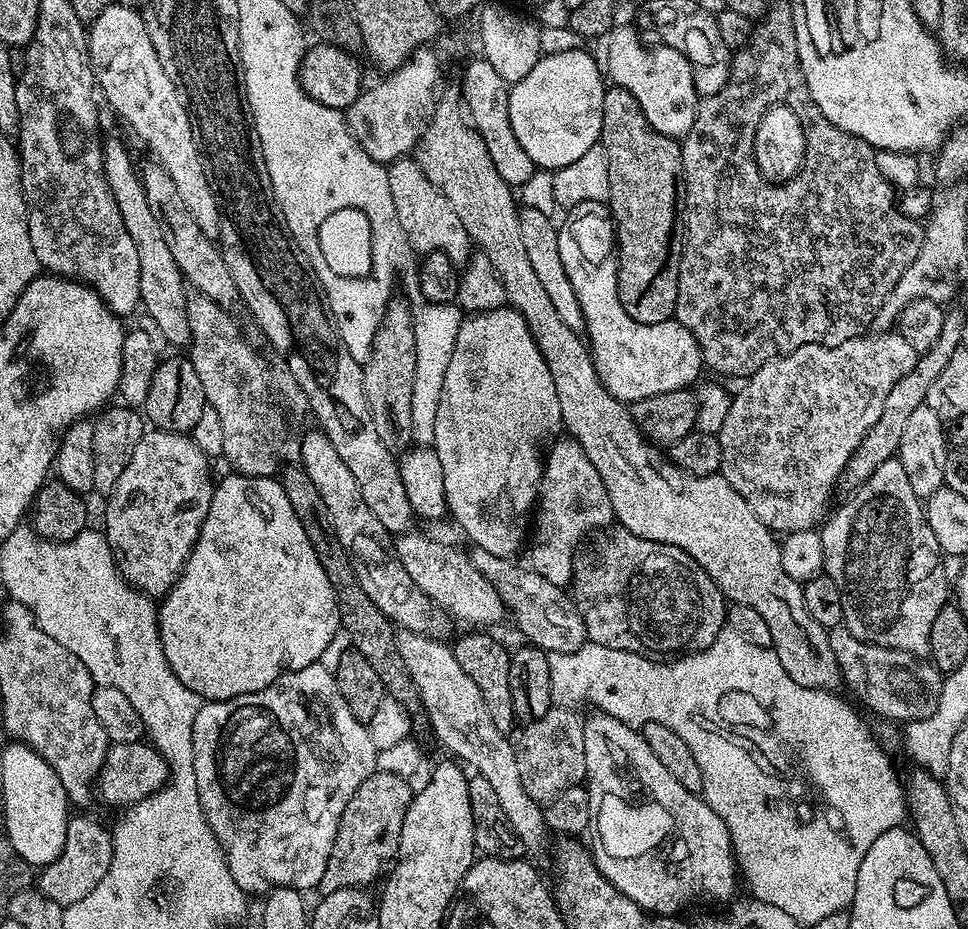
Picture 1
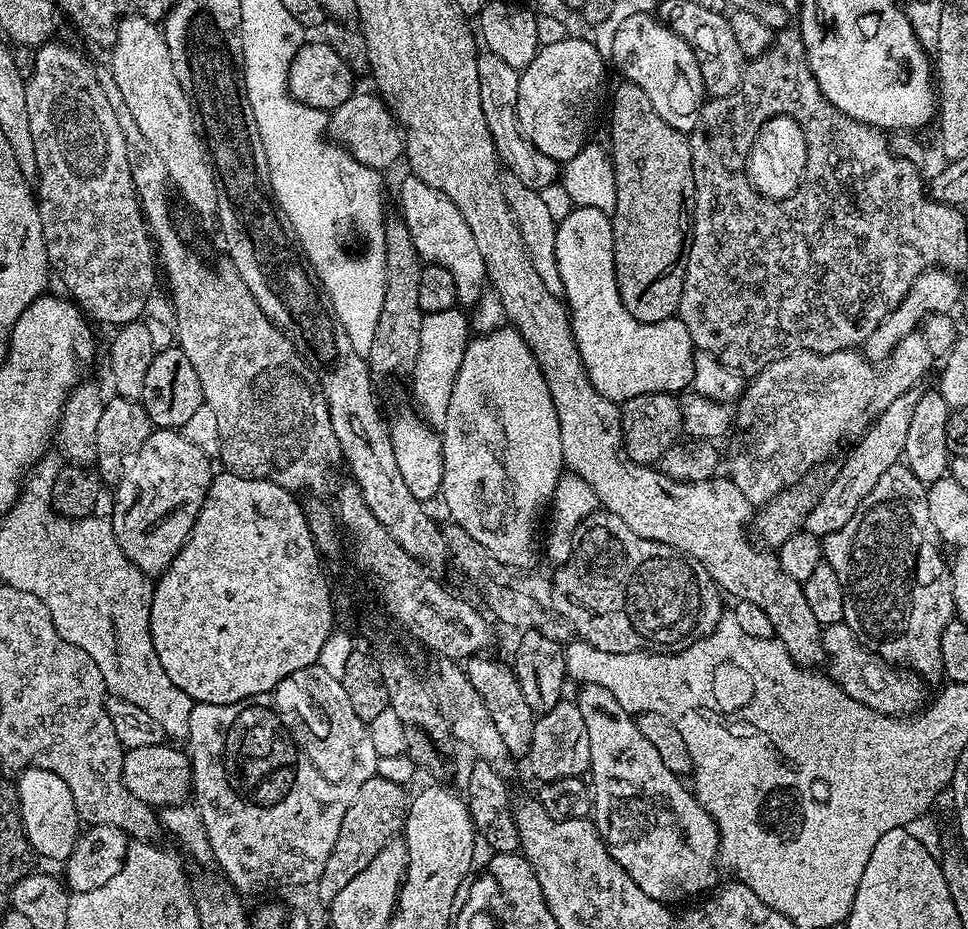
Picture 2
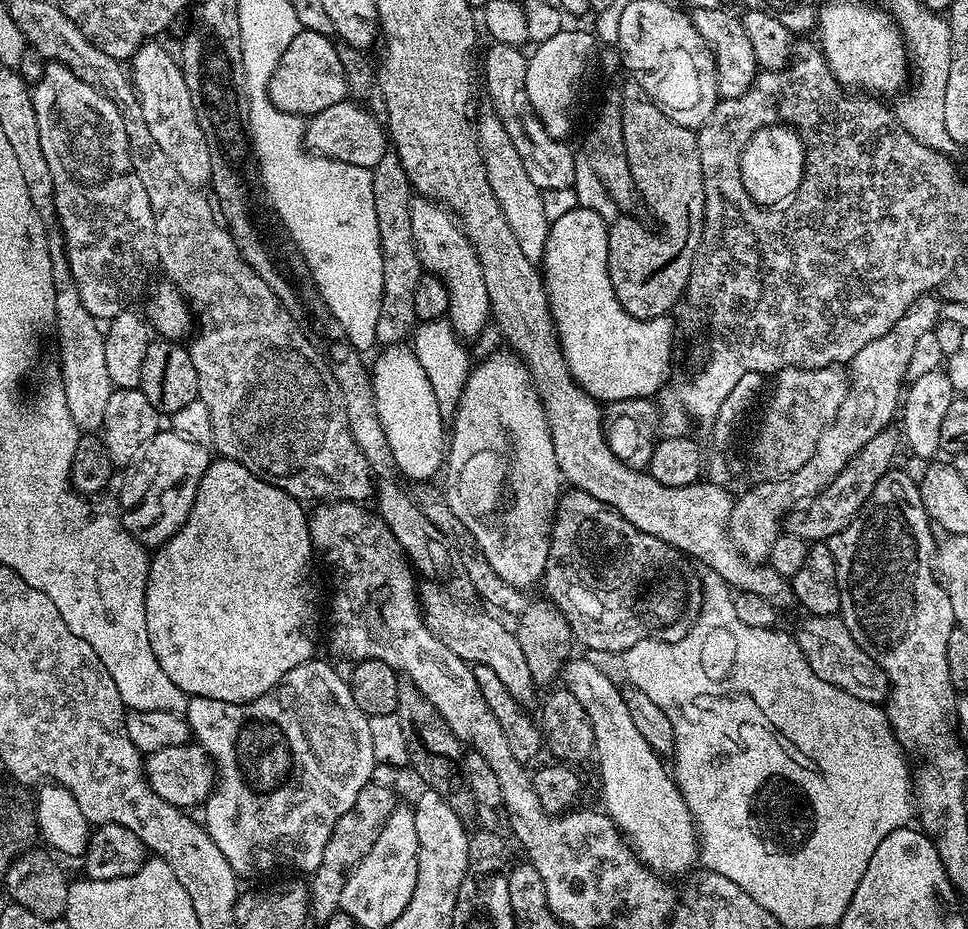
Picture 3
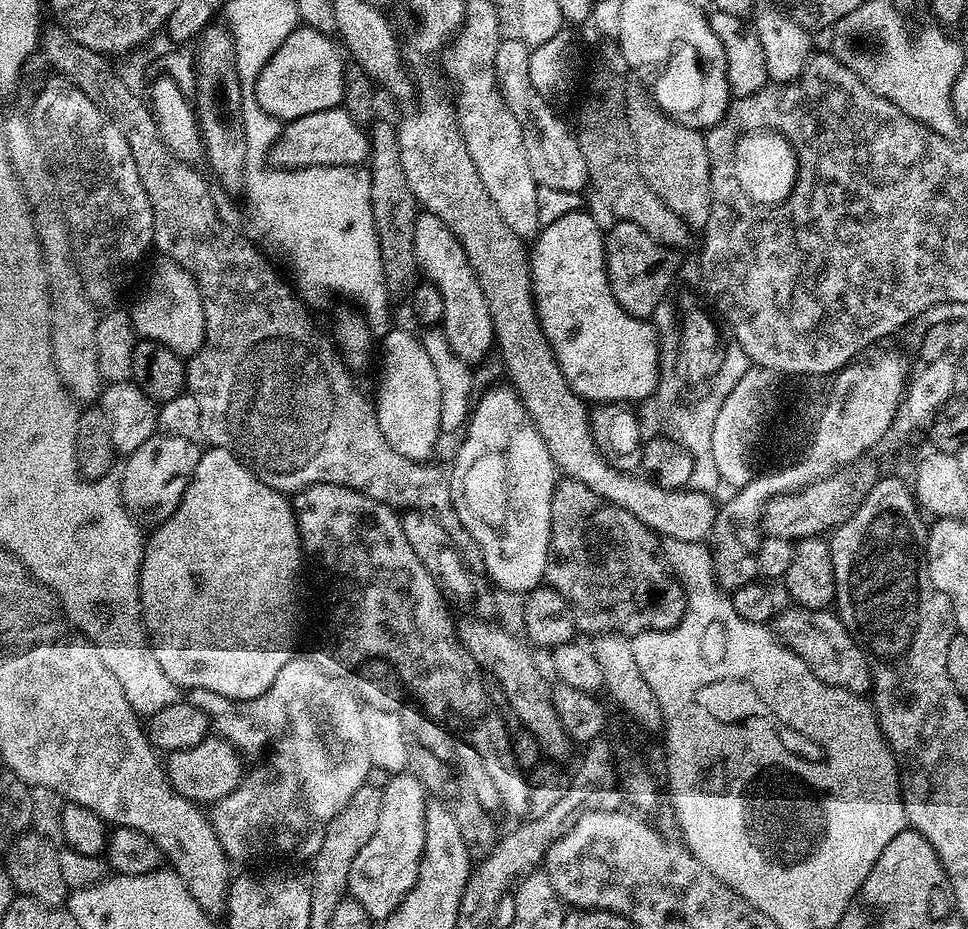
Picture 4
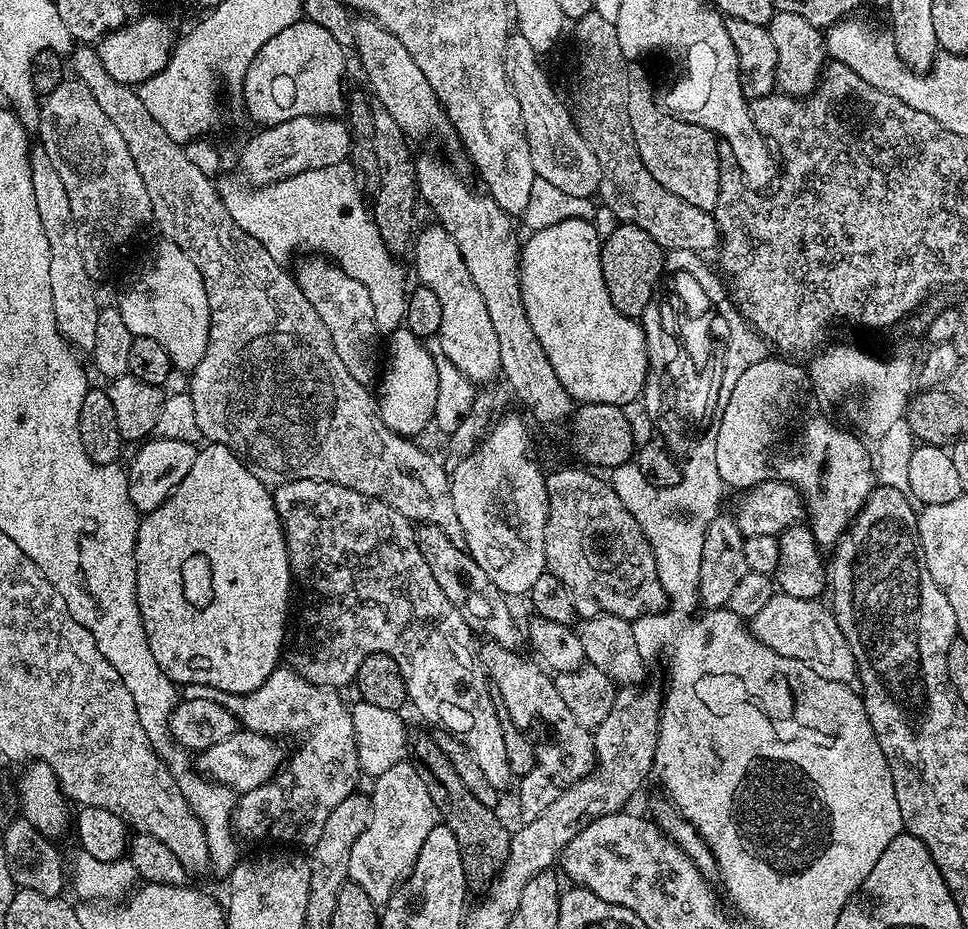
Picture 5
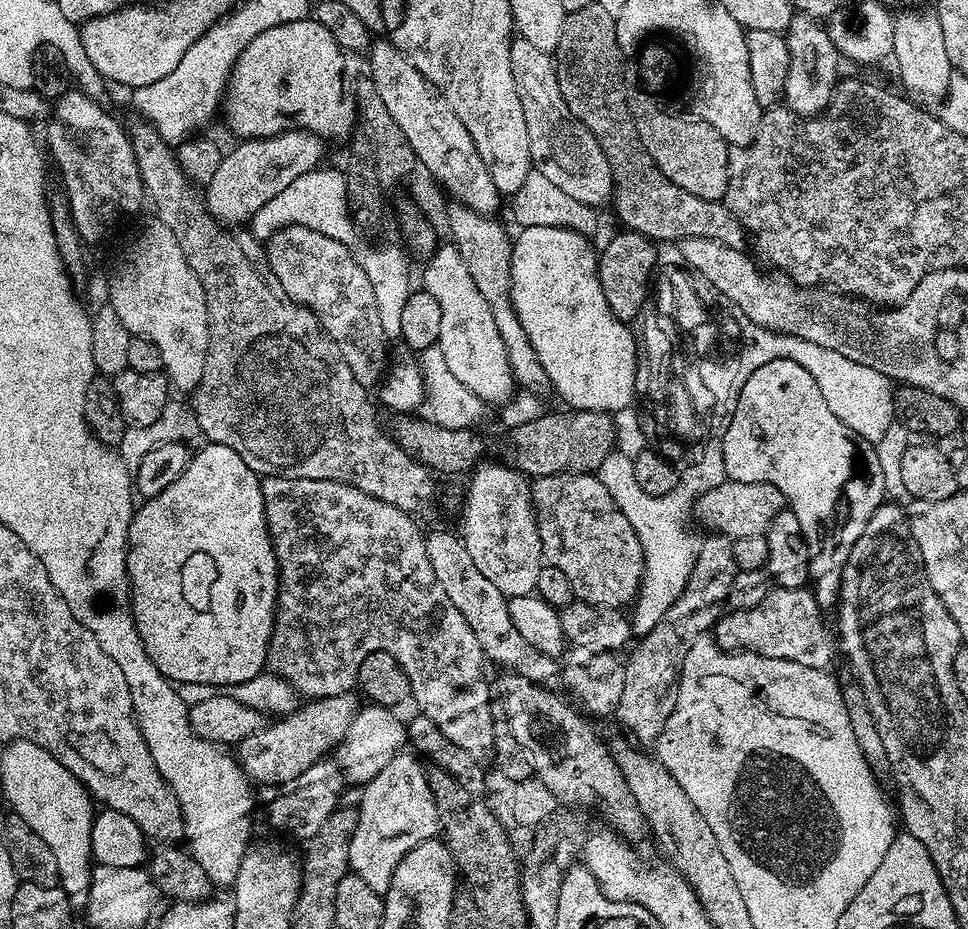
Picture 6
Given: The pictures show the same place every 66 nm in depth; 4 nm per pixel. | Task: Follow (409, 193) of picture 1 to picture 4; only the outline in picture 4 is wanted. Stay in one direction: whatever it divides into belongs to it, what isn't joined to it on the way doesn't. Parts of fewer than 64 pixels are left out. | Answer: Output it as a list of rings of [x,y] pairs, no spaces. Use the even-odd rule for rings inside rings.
[[[421,211],[414,222],[414,254],[416,255],[417,269],[422,273],[423,279],[427,283],[433,284],[438,290],[438,294],[442,294],[442,310],[444,311],[442,331],[446,342],[450,342],[450,350],[454,350],[454,354],[458,354],[458,358],[462,358],[470,366],[476,366],[476,363],[488,351],[493,351],[494,337],[490,322],[490,310],[486,306],[486,294],[482,294],[482,286],[466,258],[466,250],[462,250],[458,238],[454,238],[450,226],[446,226],[446,222],[442,222],[442,218]]]

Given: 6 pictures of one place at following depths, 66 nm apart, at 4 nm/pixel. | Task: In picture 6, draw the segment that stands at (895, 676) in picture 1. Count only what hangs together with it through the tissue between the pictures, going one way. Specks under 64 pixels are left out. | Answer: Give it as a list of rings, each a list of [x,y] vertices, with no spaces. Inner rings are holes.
[[[773,587],[754,607],[725,611],[716,621],[714,639],[725,650],[757,652],[766,658],[793,660],[802,666],[828,670],[836,660],[836,652],[838,656],[838,640],[823,615],[820,603],[807,587]]]

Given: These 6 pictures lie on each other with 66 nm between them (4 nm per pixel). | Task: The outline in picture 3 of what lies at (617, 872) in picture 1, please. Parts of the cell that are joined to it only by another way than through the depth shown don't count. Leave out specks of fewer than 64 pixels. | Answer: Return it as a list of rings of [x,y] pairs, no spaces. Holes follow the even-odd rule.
[[[587,658],[576,659],[569,659],[564,665],[562,680],[570,694],[574,694],[578,702],[582,702],[582,710],[586,710],[590,726],[594,726],[594,761],[600,767],[600,780],[604,783],[600,788],[604,795],[603,811],[614,821],[617,830],[634,849],[636,857],[644,863],[645,868],[664,878],[679,877],[676,876],[679,872],[691,873],[691,868],[698,864],[700,841],[696,824],[675,779],[670,775],[669,769],[668,772],[664,769],[665,761],[654,750],[650,750],[646,738],[642,738],[642,734],[634,726],[630,710],[624,701],[624,692],[616,689],[617,681]]]

